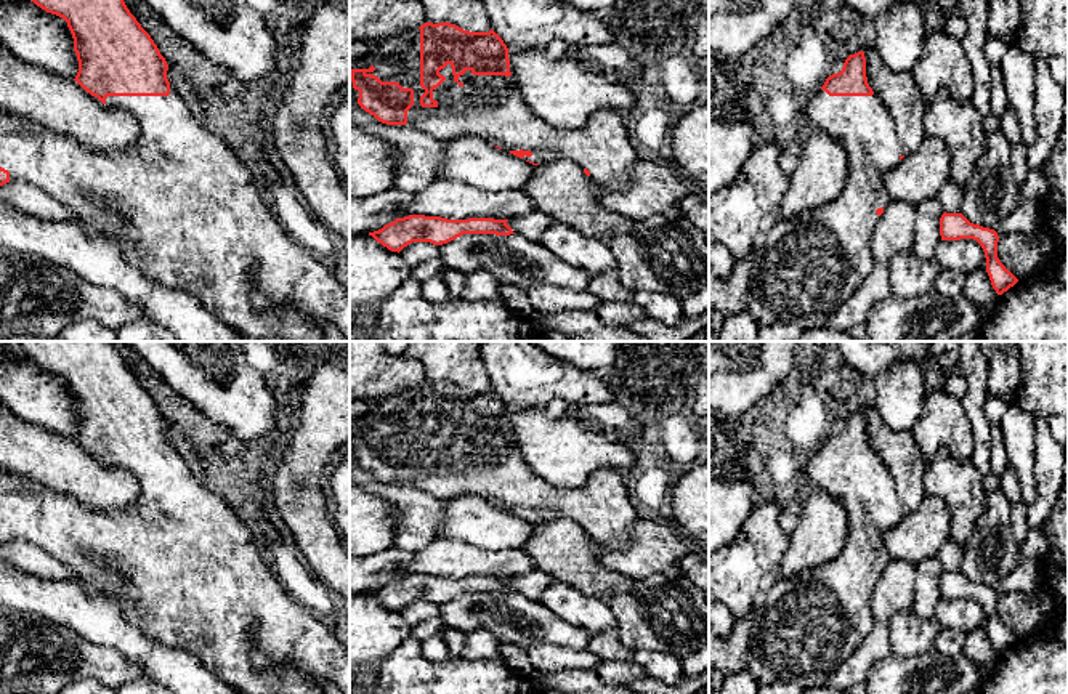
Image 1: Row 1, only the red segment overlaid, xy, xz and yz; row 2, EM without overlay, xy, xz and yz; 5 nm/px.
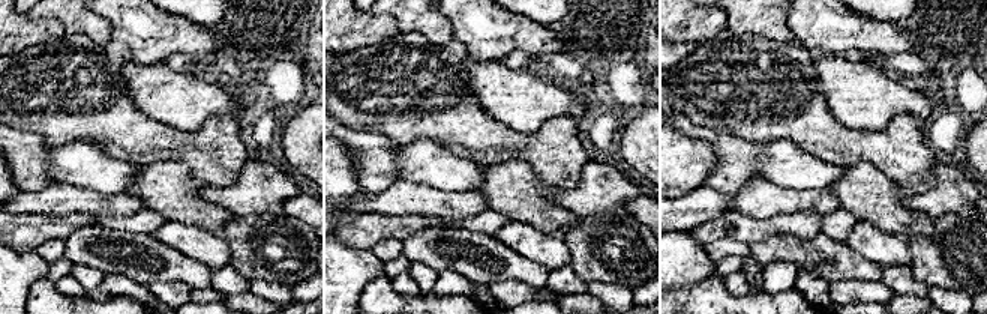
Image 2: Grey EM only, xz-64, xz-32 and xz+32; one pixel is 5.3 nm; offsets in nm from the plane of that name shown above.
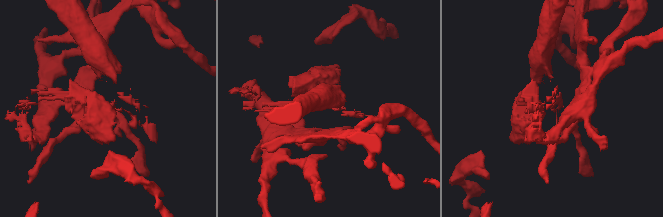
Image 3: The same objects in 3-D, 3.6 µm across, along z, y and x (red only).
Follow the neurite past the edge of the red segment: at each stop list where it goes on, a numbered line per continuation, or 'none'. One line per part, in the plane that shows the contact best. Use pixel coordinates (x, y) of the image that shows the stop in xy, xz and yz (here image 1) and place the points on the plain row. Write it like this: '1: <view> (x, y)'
1: xz (491, 467)

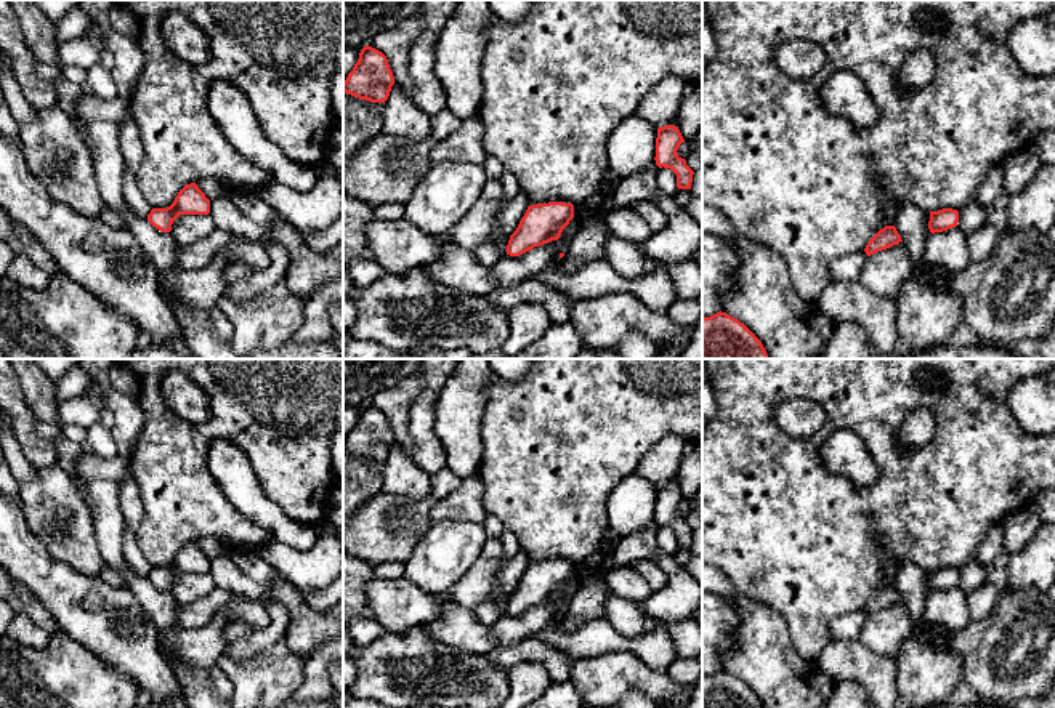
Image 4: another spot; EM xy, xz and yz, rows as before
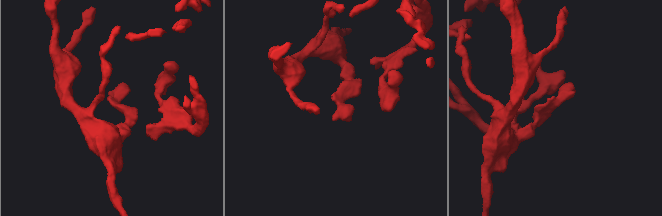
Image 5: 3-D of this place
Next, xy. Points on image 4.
none

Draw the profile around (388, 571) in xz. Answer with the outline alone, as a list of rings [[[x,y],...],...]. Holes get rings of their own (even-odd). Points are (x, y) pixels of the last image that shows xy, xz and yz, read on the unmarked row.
[[[383,562],[378,565],[374,565],[375,577],[382,580],[396,580],[404,577],[406,573],[406,564],[404,562]]]

